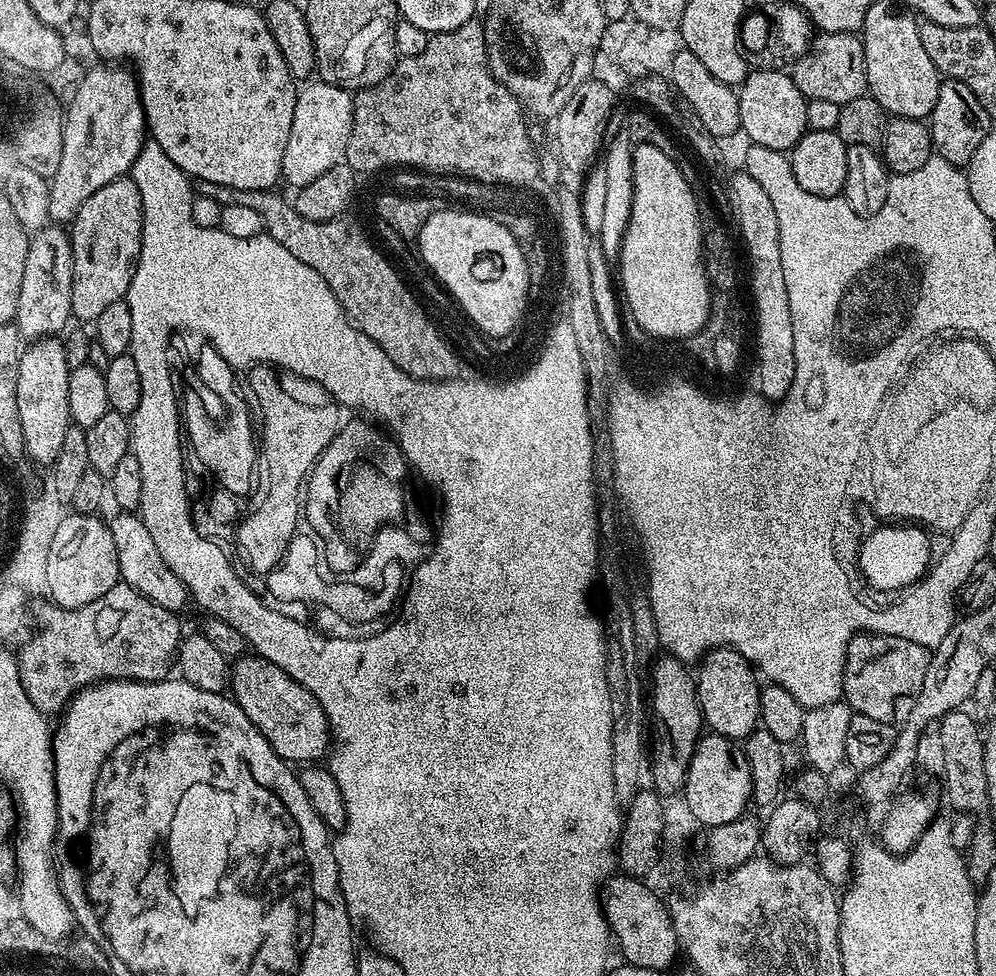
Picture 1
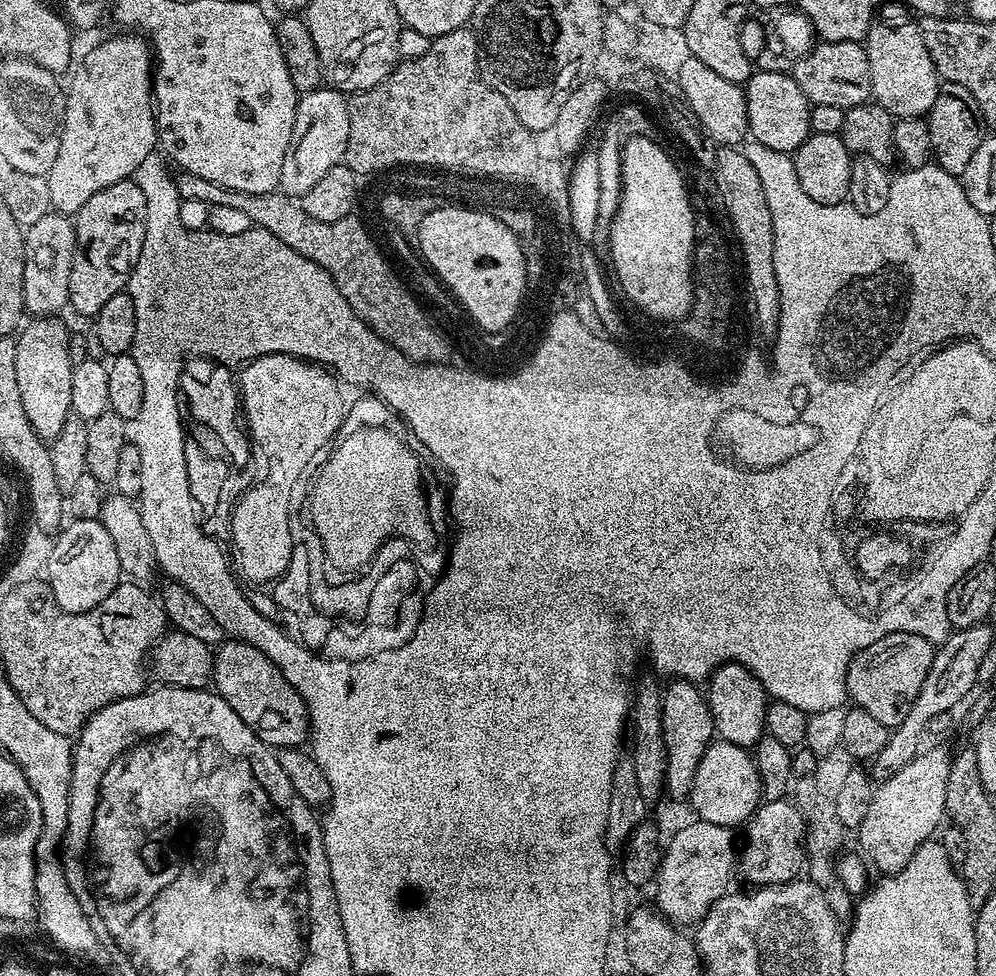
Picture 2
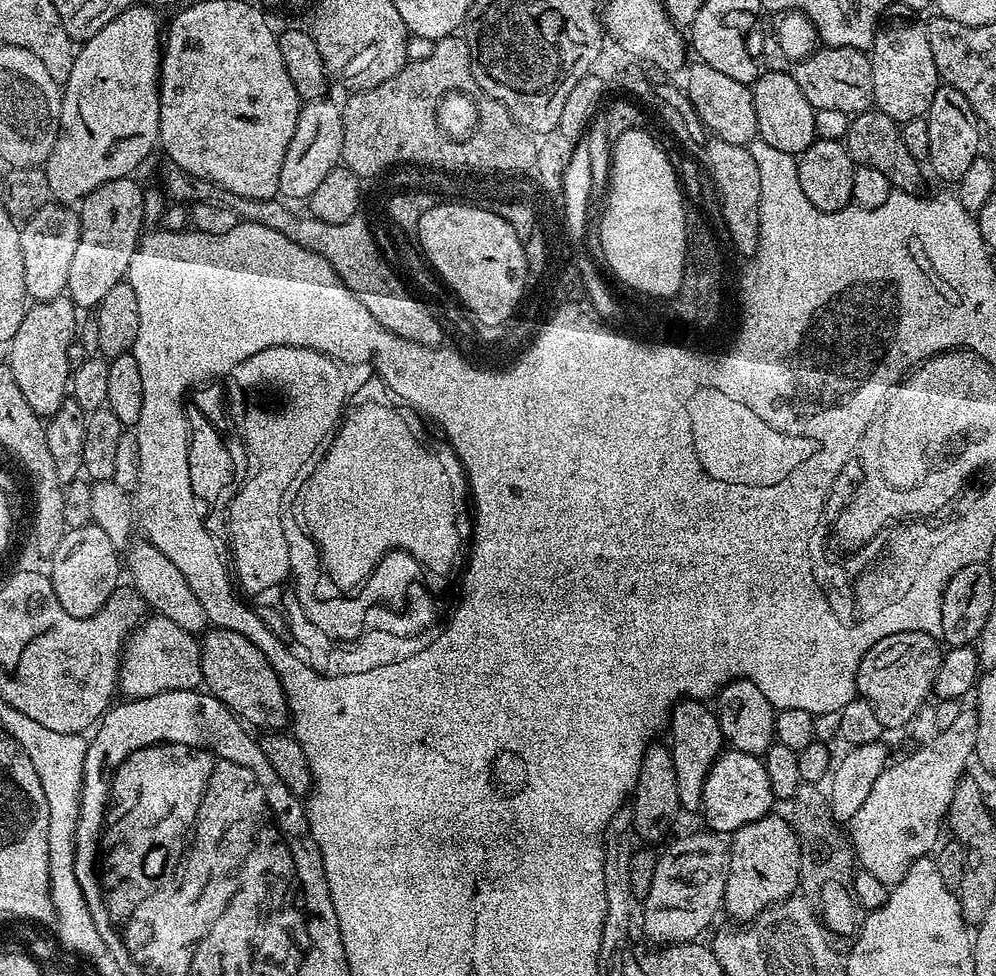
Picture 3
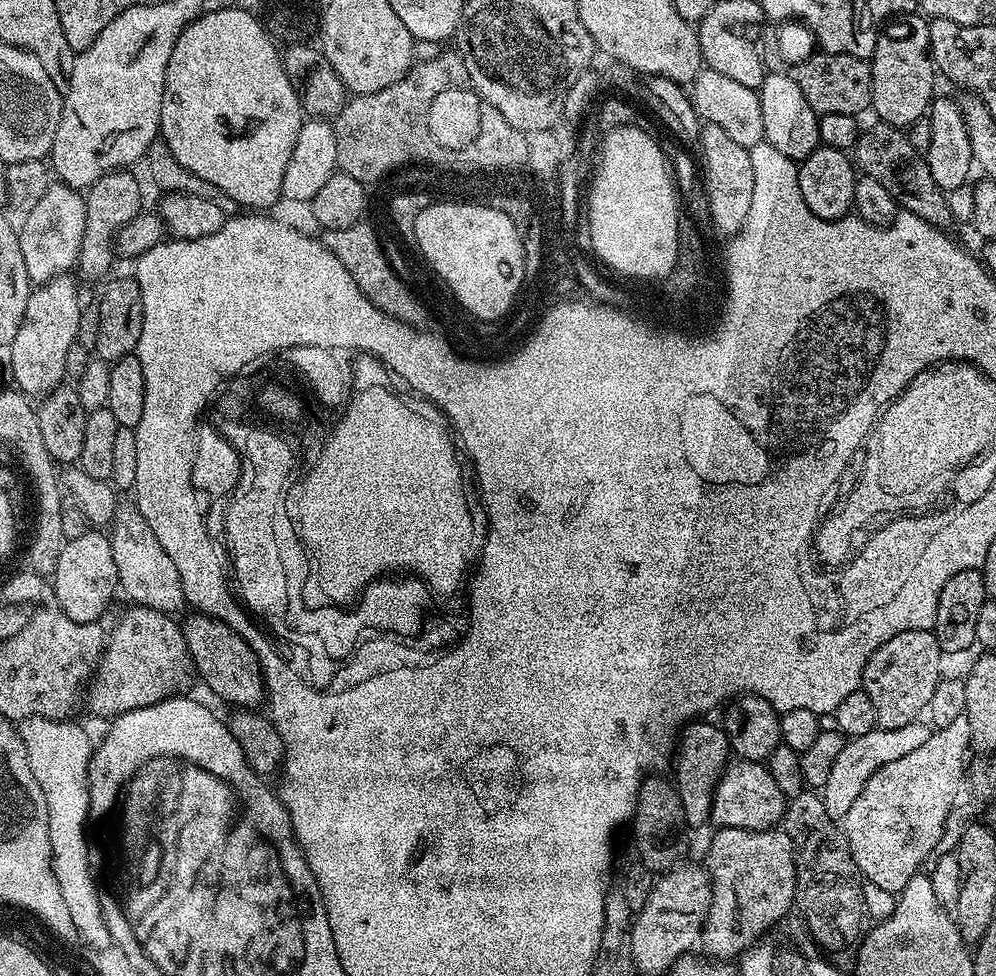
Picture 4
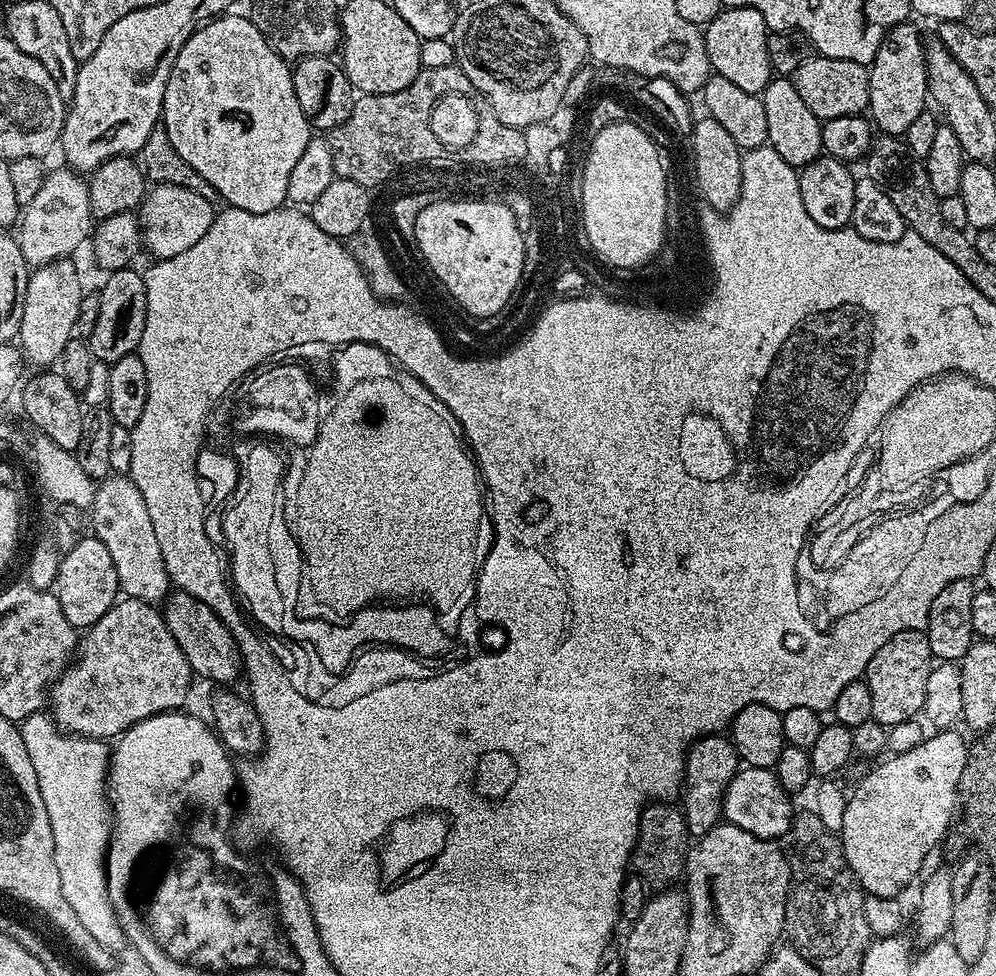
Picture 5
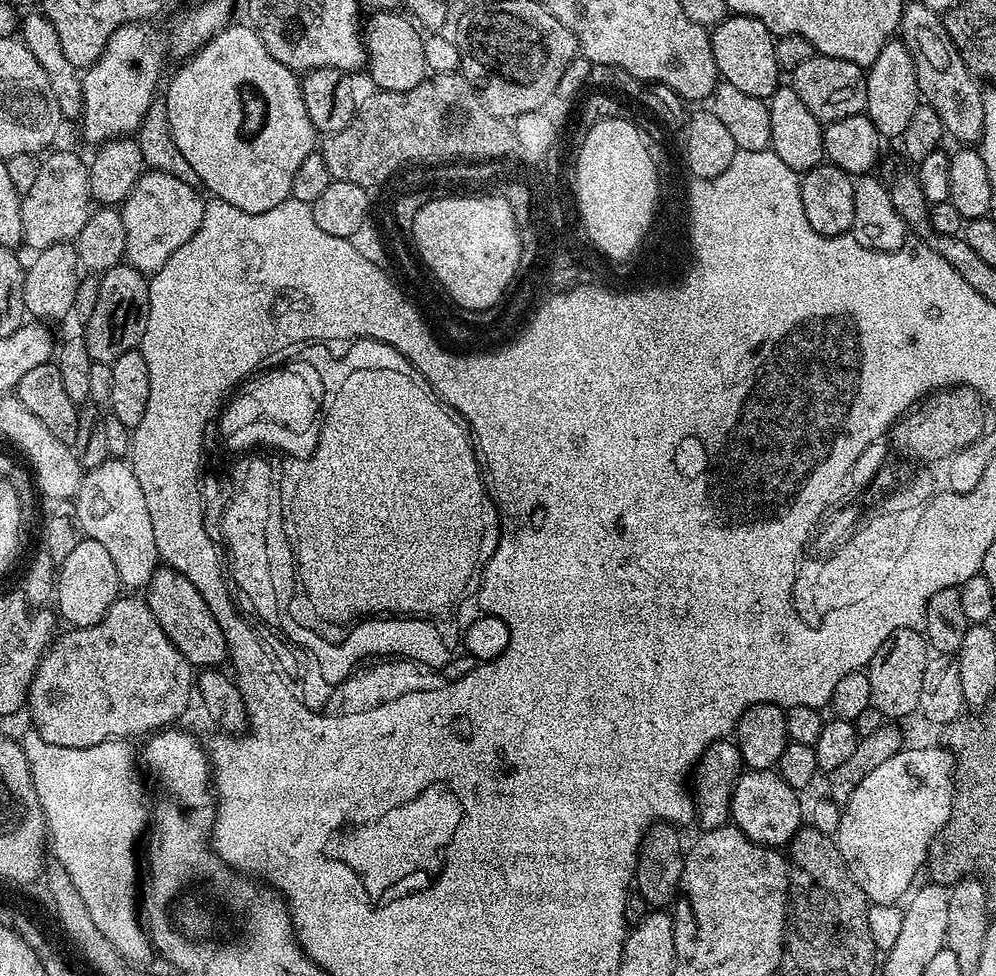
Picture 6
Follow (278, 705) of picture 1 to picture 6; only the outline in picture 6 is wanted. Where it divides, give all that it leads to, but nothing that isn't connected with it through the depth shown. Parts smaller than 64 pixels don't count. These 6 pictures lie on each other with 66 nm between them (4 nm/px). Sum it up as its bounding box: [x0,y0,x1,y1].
[146,567,228,670]

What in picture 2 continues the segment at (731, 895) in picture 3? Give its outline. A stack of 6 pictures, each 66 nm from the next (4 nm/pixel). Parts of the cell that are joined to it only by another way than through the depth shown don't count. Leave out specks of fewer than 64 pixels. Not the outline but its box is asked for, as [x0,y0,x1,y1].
[738,799,804,886]

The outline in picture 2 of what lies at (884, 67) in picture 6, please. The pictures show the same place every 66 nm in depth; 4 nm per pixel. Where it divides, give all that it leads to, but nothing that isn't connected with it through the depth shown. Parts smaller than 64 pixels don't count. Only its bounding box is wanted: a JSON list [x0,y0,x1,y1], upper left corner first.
[866,22,942,118]

